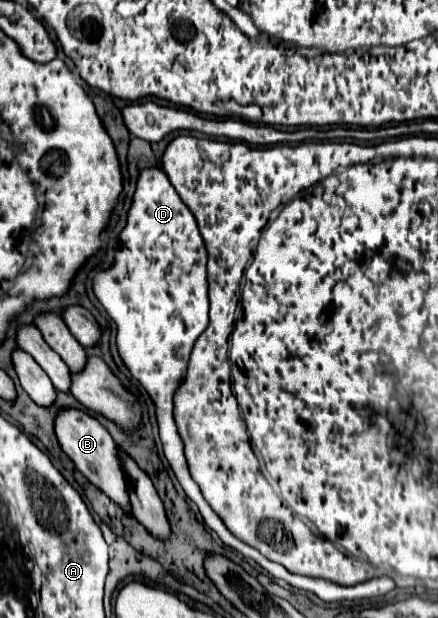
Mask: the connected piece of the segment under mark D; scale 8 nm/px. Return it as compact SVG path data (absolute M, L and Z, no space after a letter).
M161 168L139 170L137 188L133 194L133 204L127 212L127 224L119 234L119 248L115 250L115 262L109 270L101 270L93 278L93 292L103 304L107 314L117 324L117 352L131 372L131 376L145 388L149 398L155 402L159 438L163 442L165 458L171 464L175 478L191 498L205 524L221 538L225 546L235 548L245 558L261 564L271 576L285 580L297 590L313 592L323 602L341 602L341 600L363 600L385 596L395 588L395 582L387 576L373 578L355 586L339 586L319 578L305 578L291 574L277 562L267 560L259 550L241 542L229 532L223 520L211 510L205 502L199 486L193 482L187 462L183 456L183 444L177 436L177 426L173 420L173 394L183 382L187 372L187 360L193 348L193 342L209 324L209 298L207 298L207 250L203 238L197 230L195 216L189 212L185 202L177 196L175 188L169 184L169 178Z

